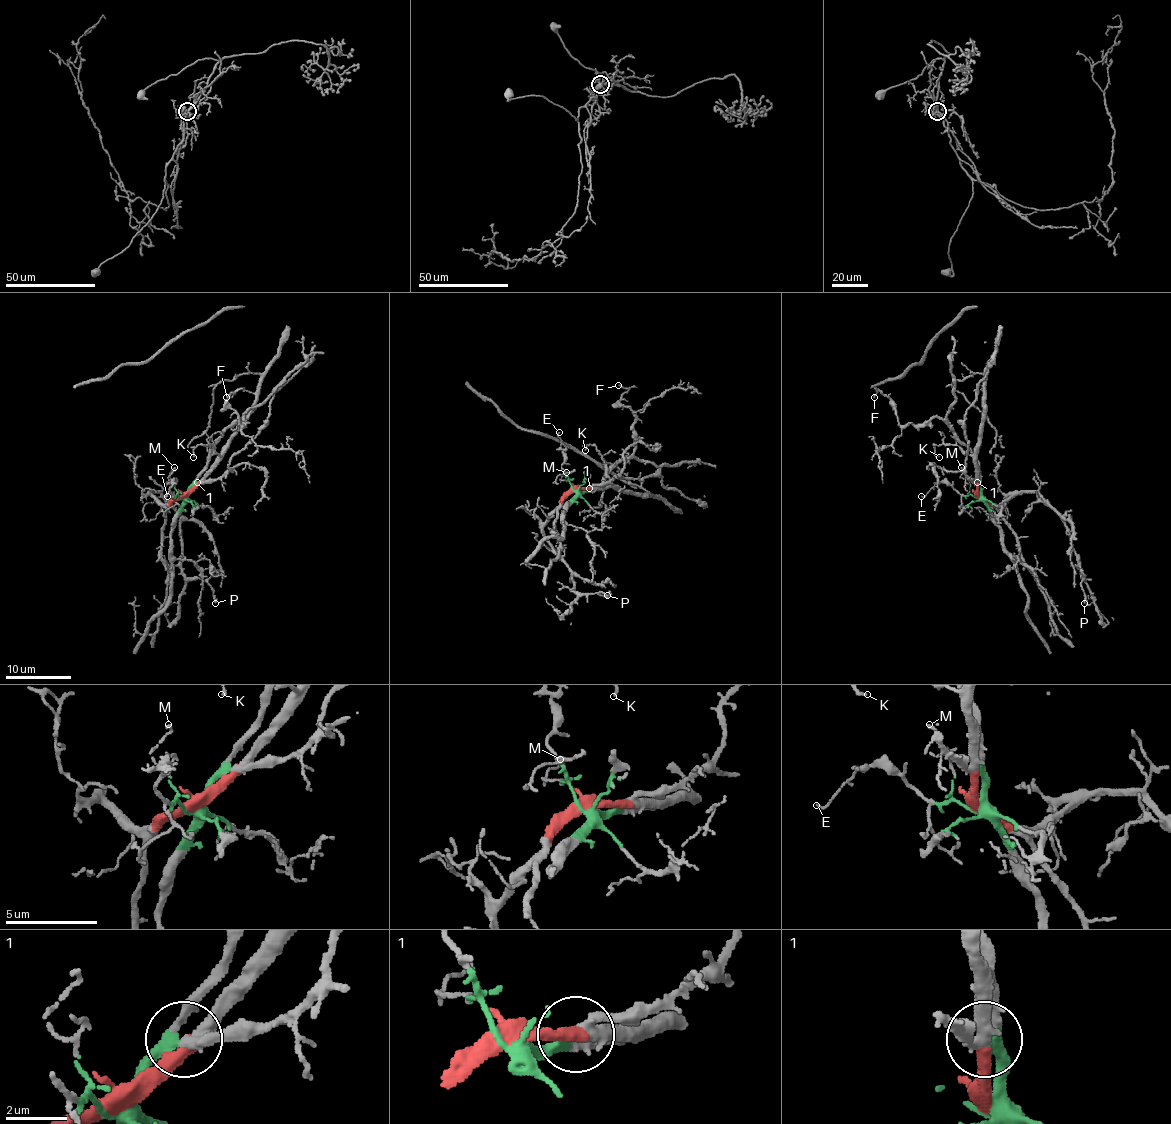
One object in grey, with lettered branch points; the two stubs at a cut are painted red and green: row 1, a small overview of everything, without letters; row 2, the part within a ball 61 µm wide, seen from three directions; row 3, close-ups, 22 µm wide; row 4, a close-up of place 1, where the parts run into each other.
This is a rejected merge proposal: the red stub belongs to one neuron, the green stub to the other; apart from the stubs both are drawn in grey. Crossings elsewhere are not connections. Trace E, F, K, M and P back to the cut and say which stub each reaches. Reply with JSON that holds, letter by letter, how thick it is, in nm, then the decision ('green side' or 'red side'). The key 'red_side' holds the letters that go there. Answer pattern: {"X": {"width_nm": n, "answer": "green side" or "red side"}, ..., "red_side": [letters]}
{"E": {"width_nm": 110, "answer": "green side"}, "F": {"width_nm": 160, "answer": "green side"}, "K": {"width_nm": 160, "answer": "red side"}, "M": {"width_nm": 120, "answer": "green side"}, "P": {"width_nm": 240, "answer": "red side"}, "red_side": ["K", "P"]}

